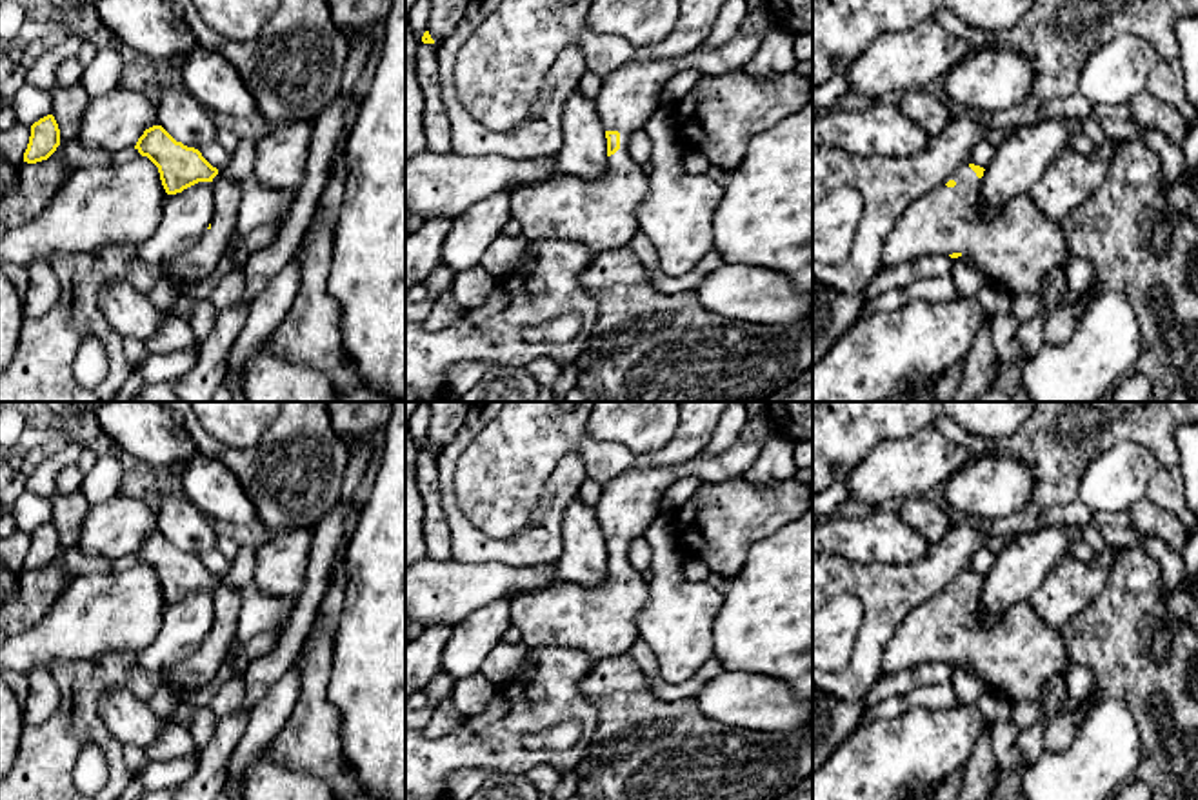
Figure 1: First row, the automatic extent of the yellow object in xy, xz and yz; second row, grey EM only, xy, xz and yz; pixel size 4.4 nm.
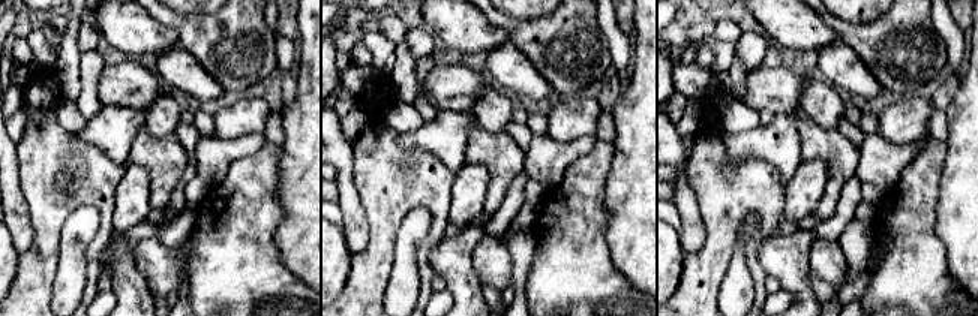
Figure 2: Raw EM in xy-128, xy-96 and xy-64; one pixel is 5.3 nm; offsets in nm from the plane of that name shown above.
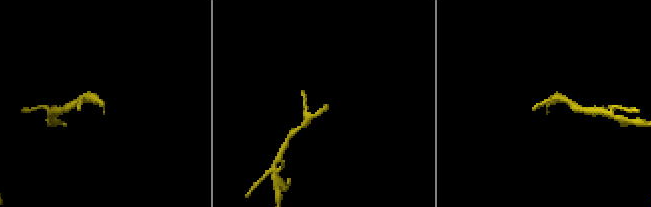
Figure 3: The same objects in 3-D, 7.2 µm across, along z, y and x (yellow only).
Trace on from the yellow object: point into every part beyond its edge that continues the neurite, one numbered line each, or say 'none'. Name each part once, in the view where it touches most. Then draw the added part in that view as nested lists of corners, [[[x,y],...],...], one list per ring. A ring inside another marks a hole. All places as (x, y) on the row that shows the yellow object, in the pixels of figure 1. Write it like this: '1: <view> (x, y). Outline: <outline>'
1: xz (600, 215). Outline: [[[767,4],[749,11],[736,33],[716,47],[700,45],[680,58],[631,62],[609,75],[596,96],[596,107],[605,131],[620,133],[620,149],[607,156],[605,175],[587,182],[574,175],[553,175],[549,180],[527,184],[509,193],[511,216],[522,225],[522,236],[533,240],[571,240],[598,253],[629,245],[640,231],[636,211],[649,189],[649,176],[629,155],[631,135],[649,122],[662,105],[664,85],[685,69],[704,75],[722,75],[744,67],[760,49],[765,35],[778,27]]]

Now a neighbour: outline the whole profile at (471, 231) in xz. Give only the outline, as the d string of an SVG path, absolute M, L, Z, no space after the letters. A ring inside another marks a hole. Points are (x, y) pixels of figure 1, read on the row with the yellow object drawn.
M509 193L493 195L456 215L442 245L442 262L454 273L476 267L511 218Z

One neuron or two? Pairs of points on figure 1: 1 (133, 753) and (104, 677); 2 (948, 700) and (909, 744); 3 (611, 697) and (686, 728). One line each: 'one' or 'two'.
1: two
2: two
3: one

